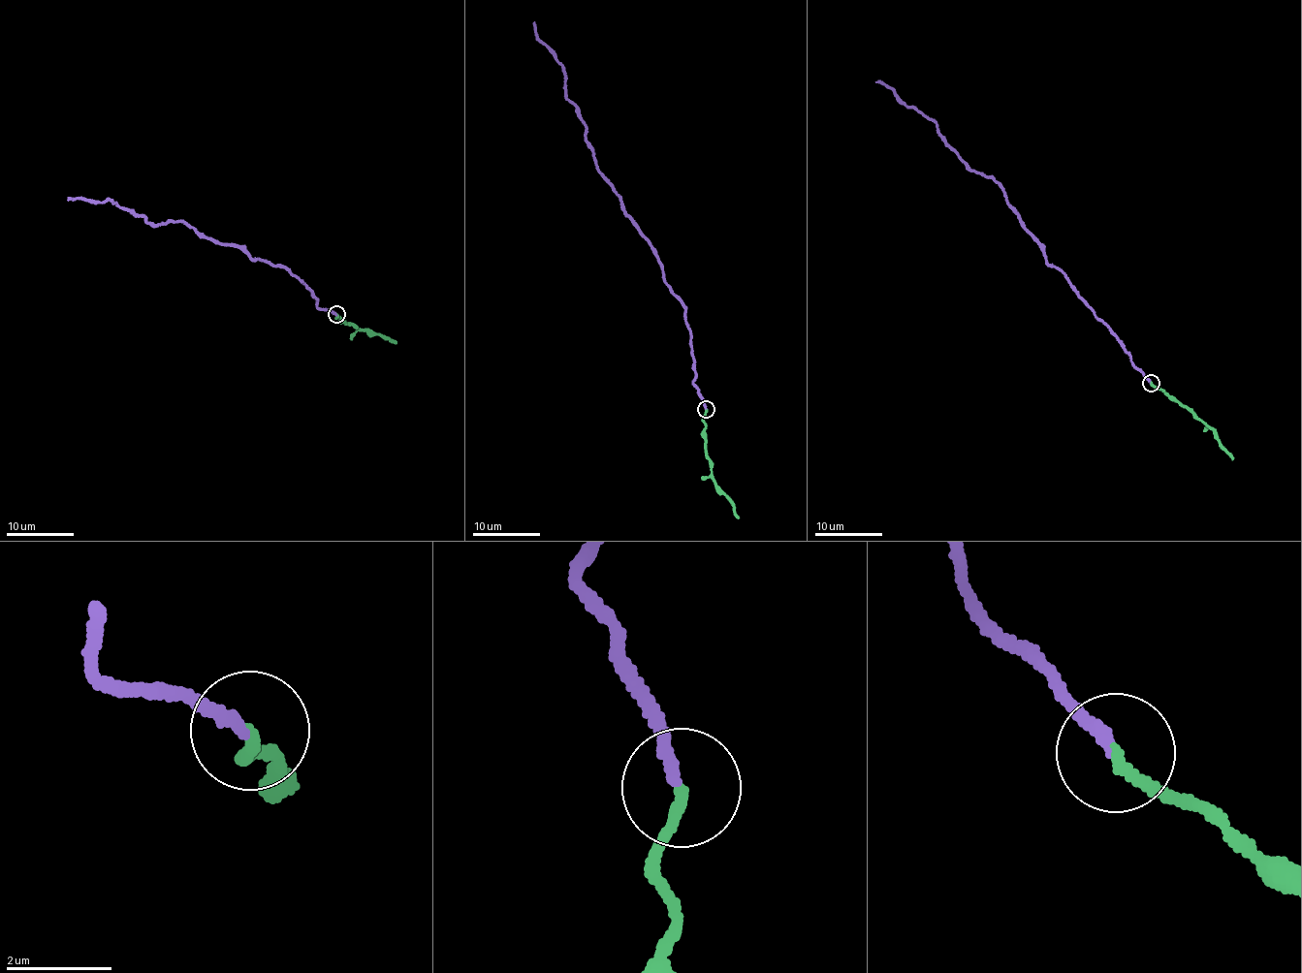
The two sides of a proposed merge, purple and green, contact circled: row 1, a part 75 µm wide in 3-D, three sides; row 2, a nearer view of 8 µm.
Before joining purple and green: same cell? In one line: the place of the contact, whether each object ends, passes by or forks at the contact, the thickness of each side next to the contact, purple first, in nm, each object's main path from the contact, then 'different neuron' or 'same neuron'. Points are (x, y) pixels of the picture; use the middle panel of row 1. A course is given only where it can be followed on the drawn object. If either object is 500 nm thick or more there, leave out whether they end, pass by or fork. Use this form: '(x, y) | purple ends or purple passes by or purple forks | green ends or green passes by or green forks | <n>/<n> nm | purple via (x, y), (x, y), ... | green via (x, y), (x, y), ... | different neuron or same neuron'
(706, 409) | purple ends | green ends | 240/220 nm | purple via (707, 408), (693, 383), (686, 312), (597, 168), (585, 122), (565, 94), (562, 66), (537, 37), (534, 21) | green via (707, 409), (704, 418), (706, 457), (714, 480), (739, 517) | same neuron

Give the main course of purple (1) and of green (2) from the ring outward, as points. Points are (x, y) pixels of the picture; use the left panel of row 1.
1: (337, 314), (317, 306), (291, 270), (183, 222), (155, 226), (111, 200), (68, 200)
2: (337, 314), (336, 318), (396, 343)

